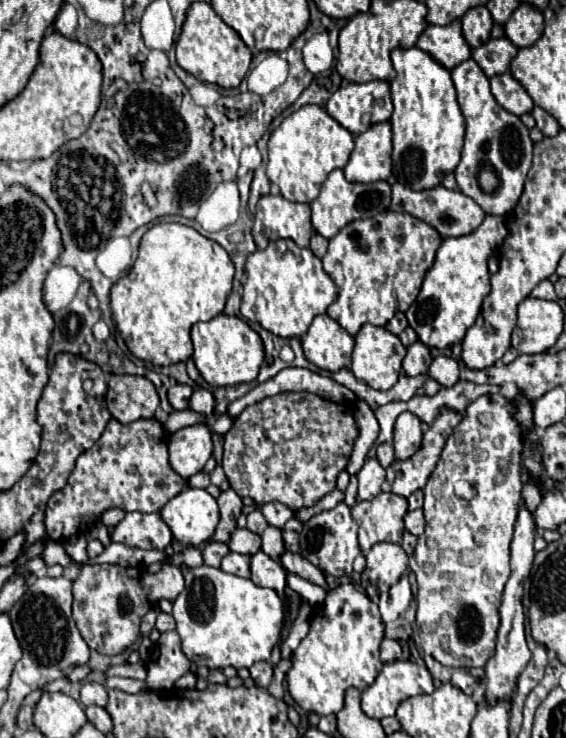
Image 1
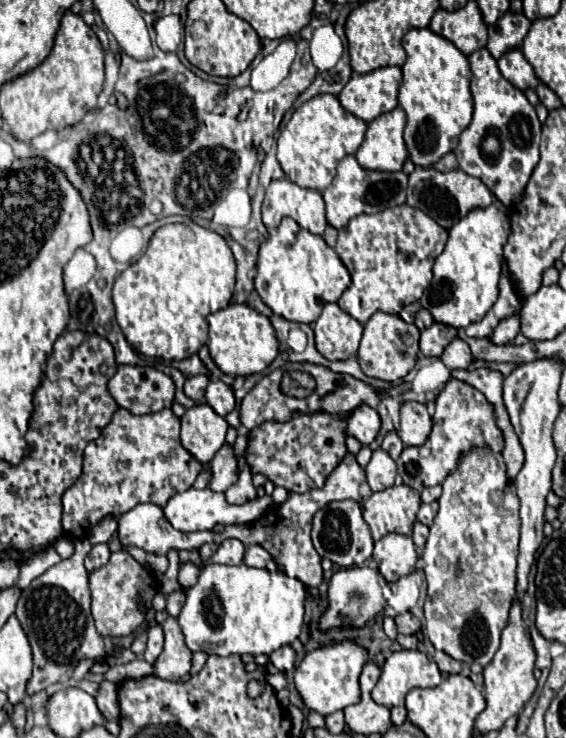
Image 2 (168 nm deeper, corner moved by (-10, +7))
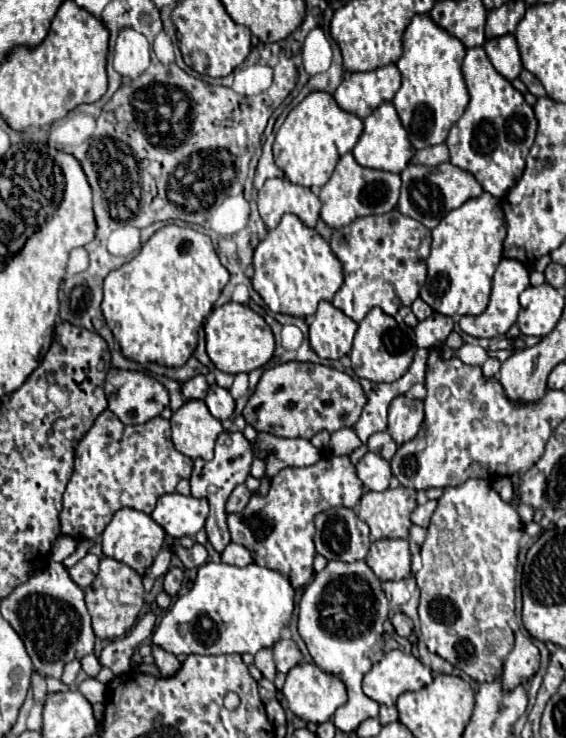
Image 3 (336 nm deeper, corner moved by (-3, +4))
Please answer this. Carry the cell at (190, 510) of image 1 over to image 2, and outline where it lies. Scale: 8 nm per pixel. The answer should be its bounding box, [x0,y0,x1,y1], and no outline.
[163,488,273,532]

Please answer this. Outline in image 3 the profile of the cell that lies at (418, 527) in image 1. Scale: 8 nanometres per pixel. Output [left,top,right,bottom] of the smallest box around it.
[412,503,434,527]

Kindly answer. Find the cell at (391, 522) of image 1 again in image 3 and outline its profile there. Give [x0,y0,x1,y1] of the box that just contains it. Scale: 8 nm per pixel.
[358,487,416,541]

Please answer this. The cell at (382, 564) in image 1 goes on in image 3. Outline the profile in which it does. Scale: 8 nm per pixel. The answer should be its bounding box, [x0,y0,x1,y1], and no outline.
[366,539,411,581]

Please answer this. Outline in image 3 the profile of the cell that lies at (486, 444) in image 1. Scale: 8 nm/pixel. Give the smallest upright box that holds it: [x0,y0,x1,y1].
[416,479,524,681]

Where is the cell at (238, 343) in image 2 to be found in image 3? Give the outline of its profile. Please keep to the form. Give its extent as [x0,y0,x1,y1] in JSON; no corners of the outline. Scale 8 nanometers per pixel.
[204,303,274,373]

